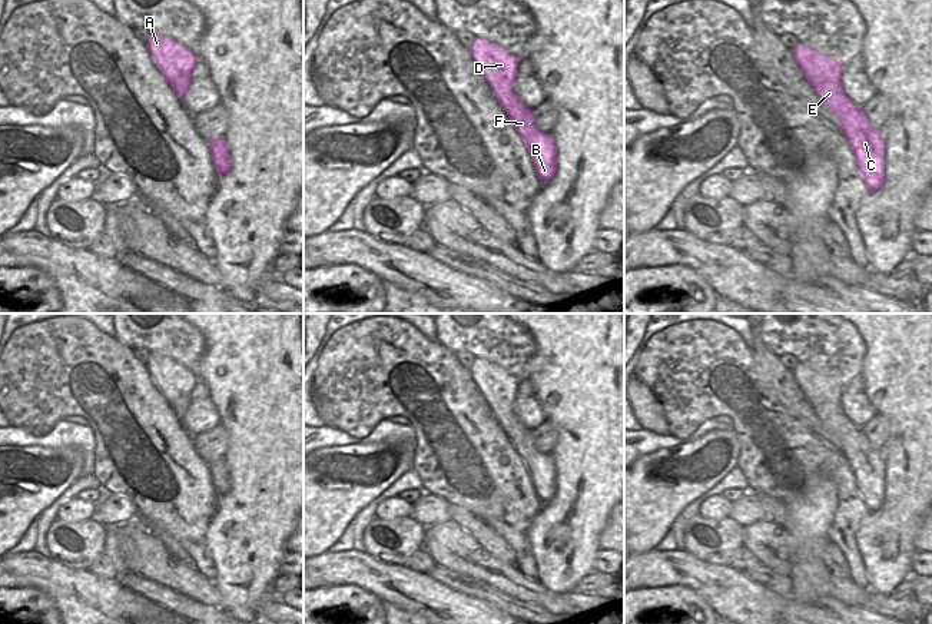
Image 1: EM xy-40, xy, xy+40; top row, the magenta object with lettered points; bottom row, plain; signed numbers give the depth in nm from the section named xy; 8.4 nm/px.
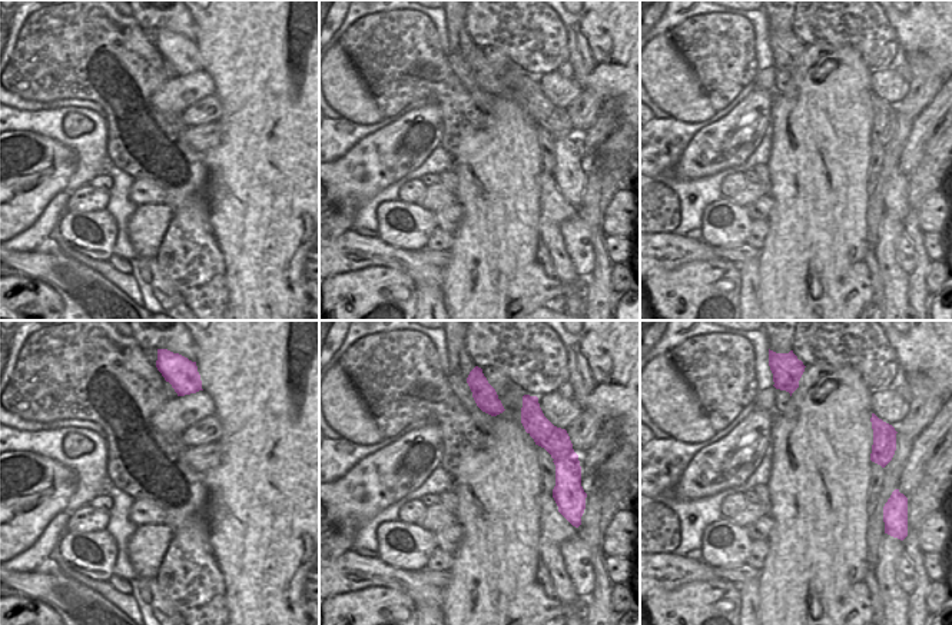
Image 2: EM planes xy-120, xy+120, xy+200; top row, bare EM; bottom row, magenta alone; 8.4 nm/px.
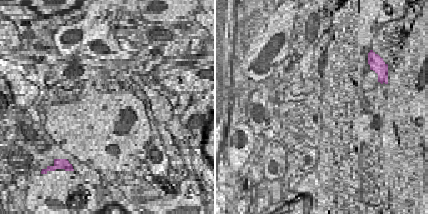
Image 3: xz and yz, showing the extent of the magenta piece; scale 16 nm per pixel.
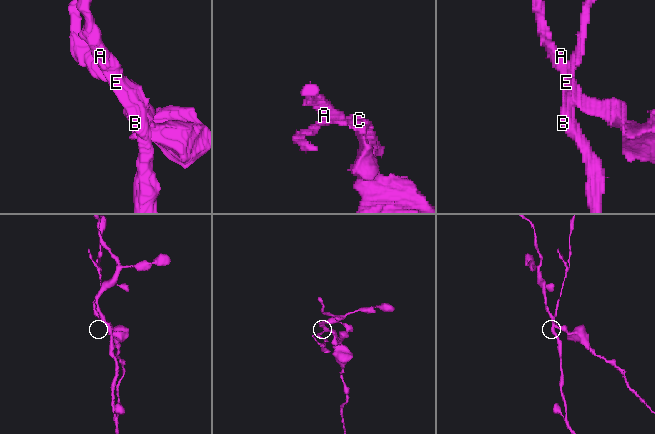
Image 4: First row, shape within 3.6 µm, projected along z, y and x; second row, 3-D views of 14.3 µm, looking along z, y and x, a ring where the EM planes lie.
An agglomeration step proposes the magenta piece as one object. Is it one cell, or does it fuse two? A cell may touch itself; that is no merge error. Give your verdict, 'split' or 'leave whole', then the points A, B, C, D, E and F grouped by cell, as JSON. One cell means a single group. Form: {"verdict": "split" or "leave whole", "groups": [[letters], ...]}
{"verdict": "split", "groups": [["A", "D"], ["B", "C", "E", "F"]]}

